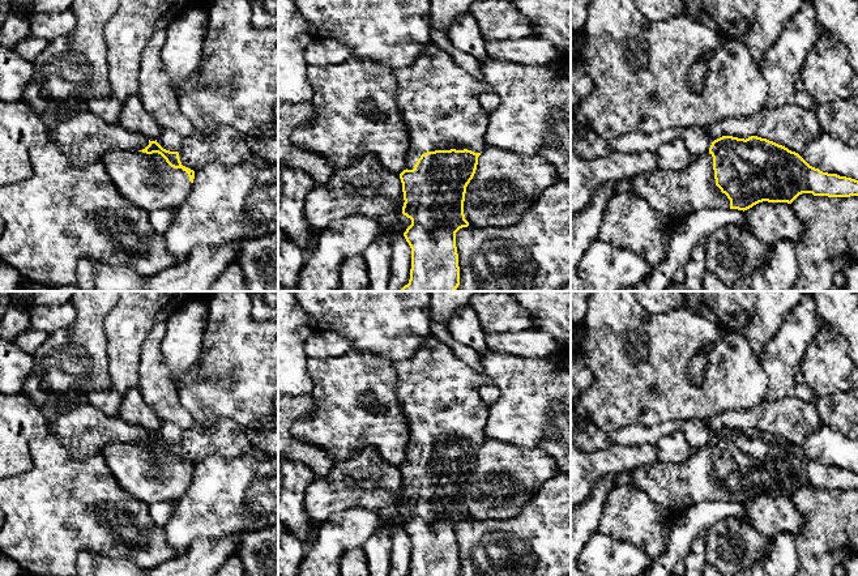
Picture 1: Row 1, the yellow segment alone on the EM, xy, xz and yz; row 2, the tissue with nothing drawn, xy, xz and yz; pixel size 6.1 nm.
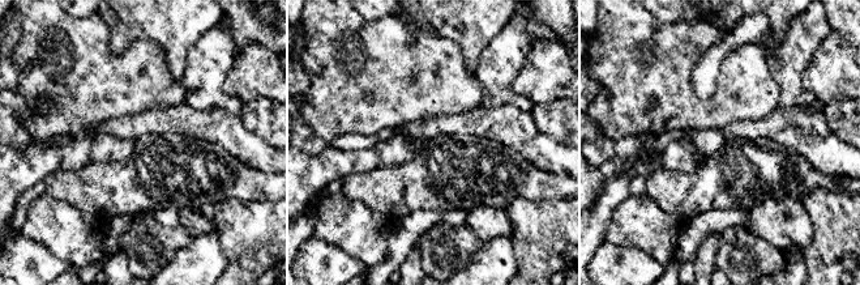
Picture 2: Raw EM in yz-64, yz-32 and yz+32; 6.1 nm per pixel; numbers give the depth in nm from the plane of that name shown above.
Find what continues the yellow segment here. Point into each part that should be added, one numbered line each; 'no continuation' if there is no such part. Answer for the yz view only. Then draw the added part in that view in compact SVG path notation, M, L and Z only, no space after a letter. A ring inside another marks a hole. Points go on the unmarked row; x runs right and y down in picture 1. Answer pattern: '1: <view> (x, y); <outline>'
1: yz (674, 486); M709 445L680 464L657 461L635 468L629 486L644 491L674 516L699 503L730 502L730 492L716 478Z

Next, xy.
1: xy (146, 473); M111 441L101 452L118 485L148 505L154 503L174 504L192 483L188 466L182 461L171 460L158 445L146 447L138 443Z

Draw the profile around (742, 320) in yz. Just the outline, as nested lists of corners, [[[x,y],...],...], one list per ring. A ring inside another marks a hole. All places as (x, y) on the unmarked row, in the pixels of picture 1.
[[[739,313],[731,327],[721,328],[718,327],[722,332],[726,333],[739,333],[740,329],[746,328],[751,321],[751,316],[748,313]]]

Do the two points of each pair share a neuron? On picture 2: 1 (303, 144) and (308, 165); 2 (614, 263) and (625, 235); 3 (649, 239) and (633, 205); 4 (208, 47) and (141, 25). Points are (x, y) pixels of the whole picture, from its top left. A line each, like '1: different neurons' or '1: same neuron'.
1: different neurons
2: different neurons
3: same neuron
4: different neurons

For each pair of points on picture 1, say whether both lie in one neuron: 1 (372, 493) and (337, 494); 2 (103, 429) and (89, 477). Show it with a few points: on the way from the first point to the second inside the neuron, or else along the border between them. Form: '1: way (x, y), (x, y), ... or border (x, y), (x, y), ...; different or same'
1: way (363, 493), (346, 493); same
2: border (67, 448), (77, 457), (86, 457), (99, 451); different

